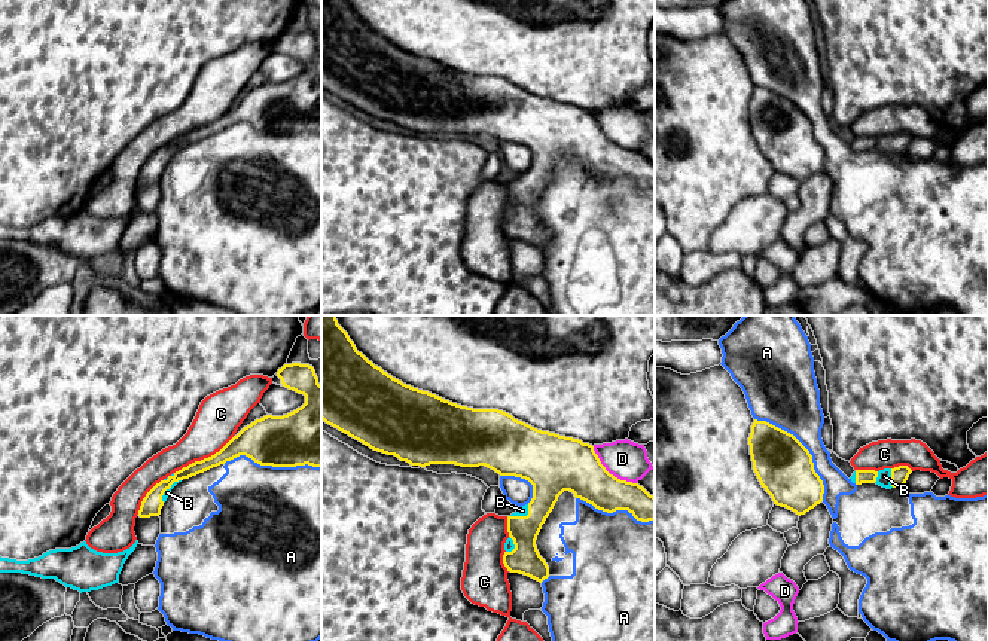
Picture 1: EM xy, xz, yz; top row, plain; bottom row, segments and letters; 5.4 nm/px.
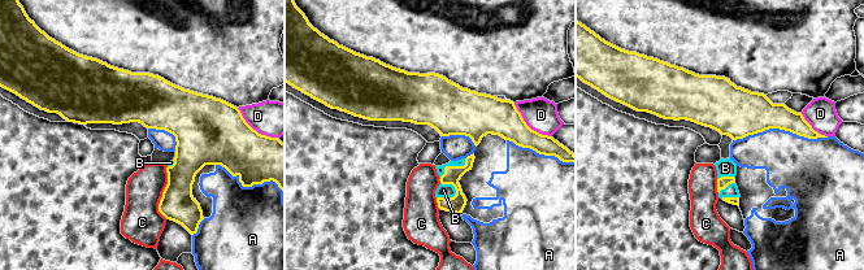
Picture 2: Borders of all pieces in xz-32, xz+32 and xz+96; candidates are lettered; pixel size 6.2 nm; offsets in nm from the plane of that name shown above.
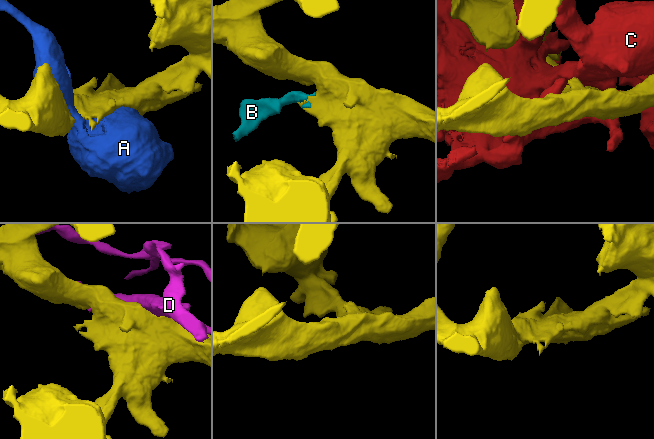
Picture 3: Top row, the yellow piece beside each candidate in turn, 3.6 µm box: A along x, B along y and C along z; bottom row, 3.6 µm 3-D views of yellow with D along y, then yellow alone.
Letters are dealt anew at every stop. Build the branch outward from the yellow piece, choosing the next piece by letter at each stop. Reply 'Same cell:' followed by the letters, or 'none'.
Same cell: none

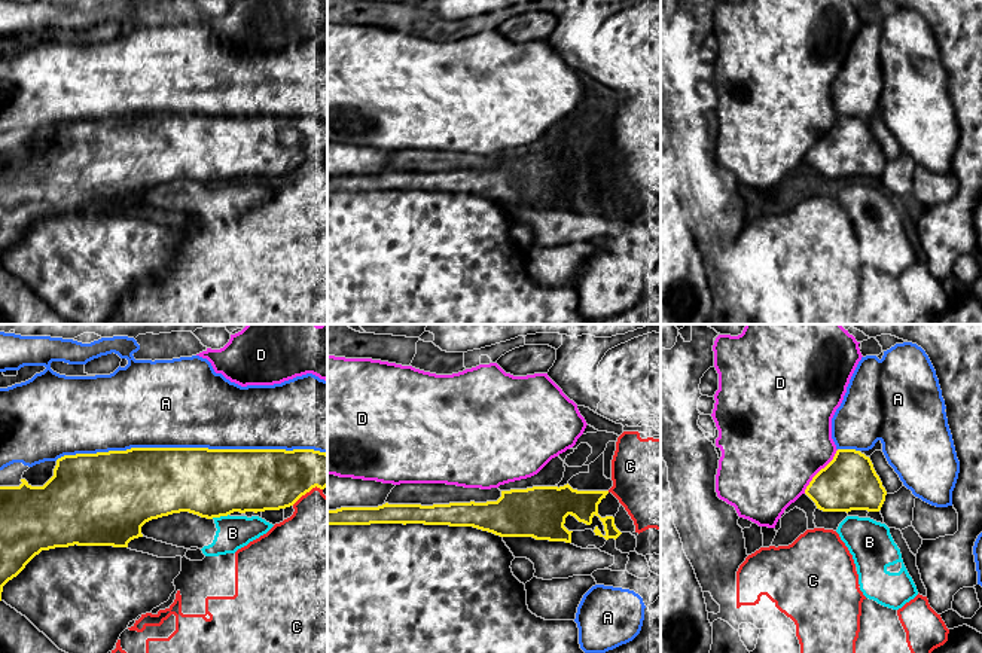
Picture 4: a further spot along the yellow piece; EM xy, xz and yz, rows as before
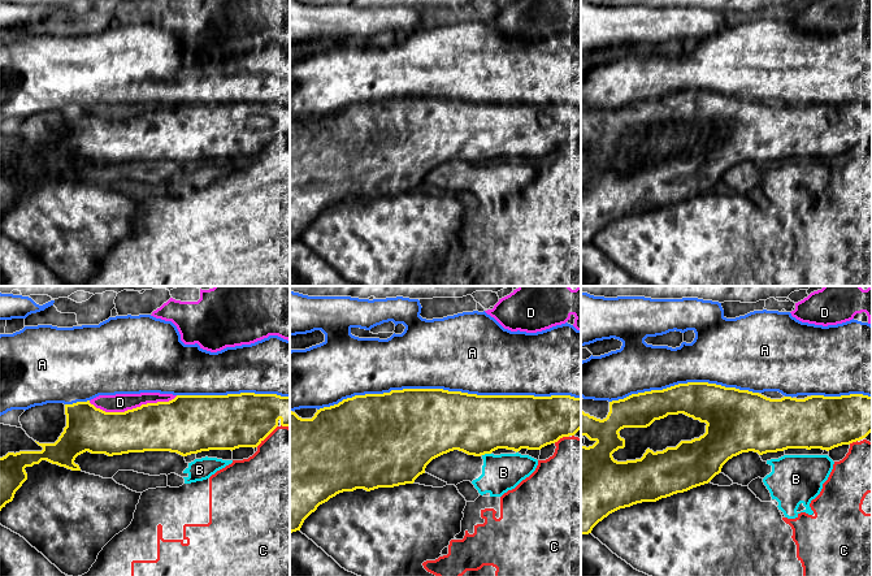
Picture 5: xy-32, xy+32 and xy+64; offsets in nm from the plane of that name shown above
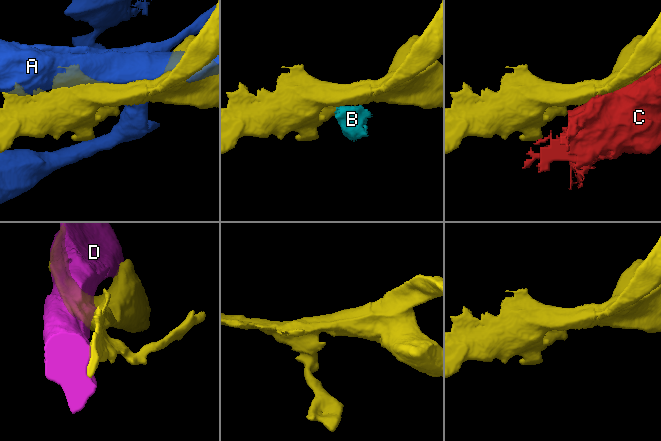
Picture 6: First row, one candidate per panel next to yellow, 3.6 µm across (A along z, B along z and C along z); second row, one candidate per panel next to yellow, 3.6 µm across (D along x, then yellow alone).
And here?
Same cell: B

